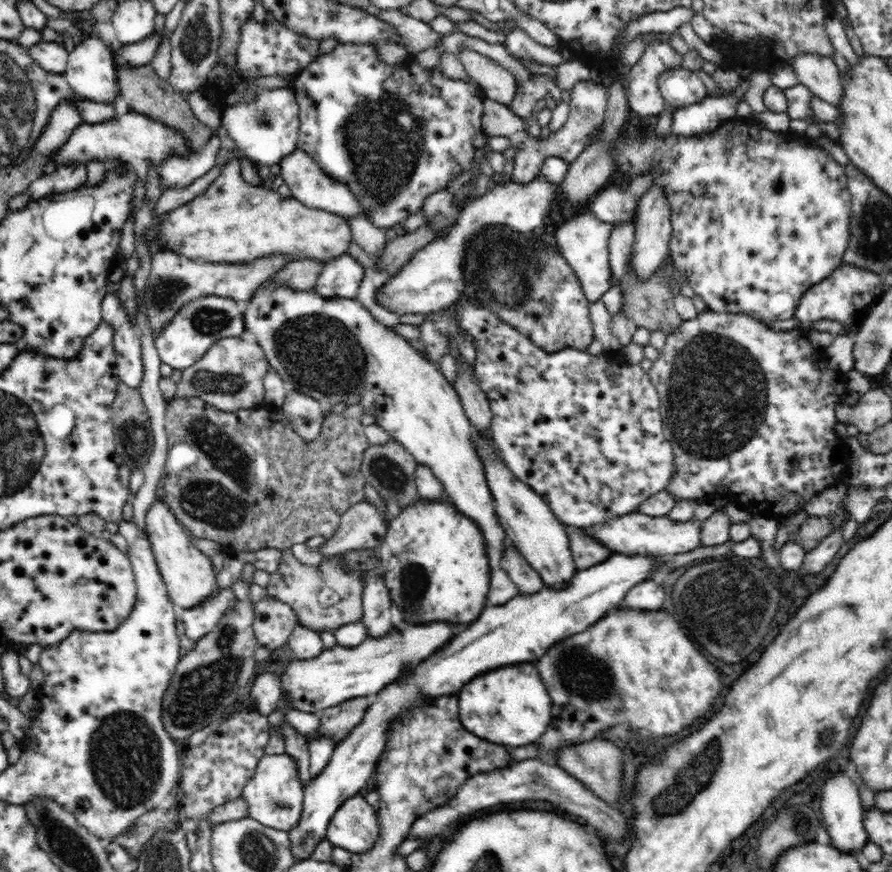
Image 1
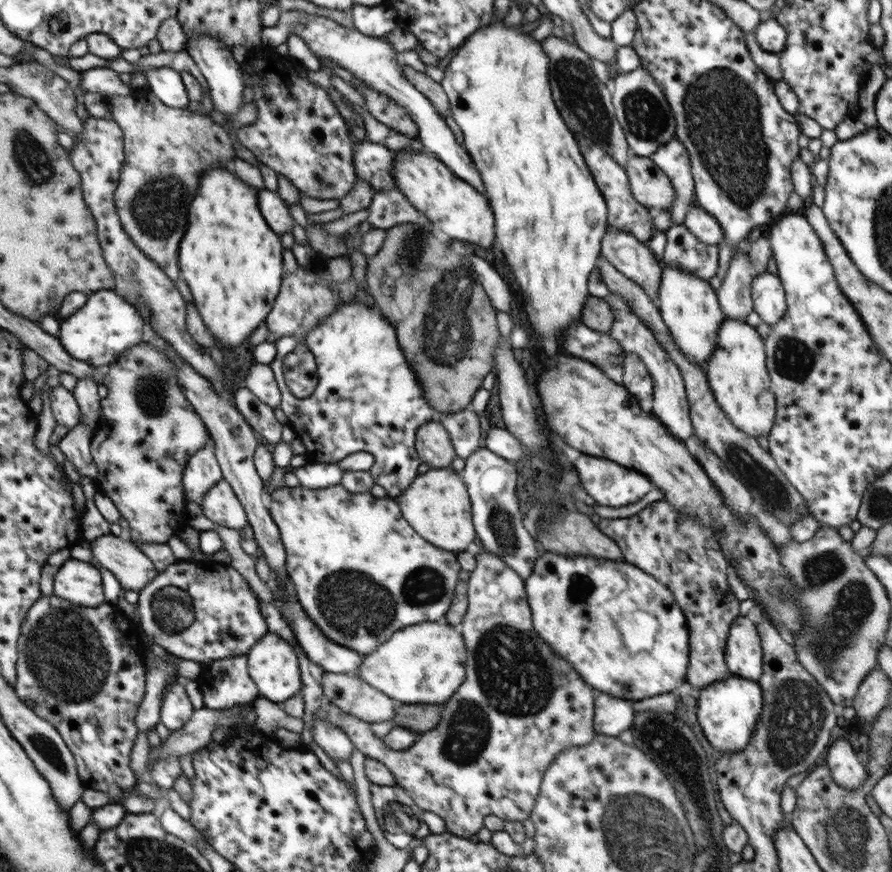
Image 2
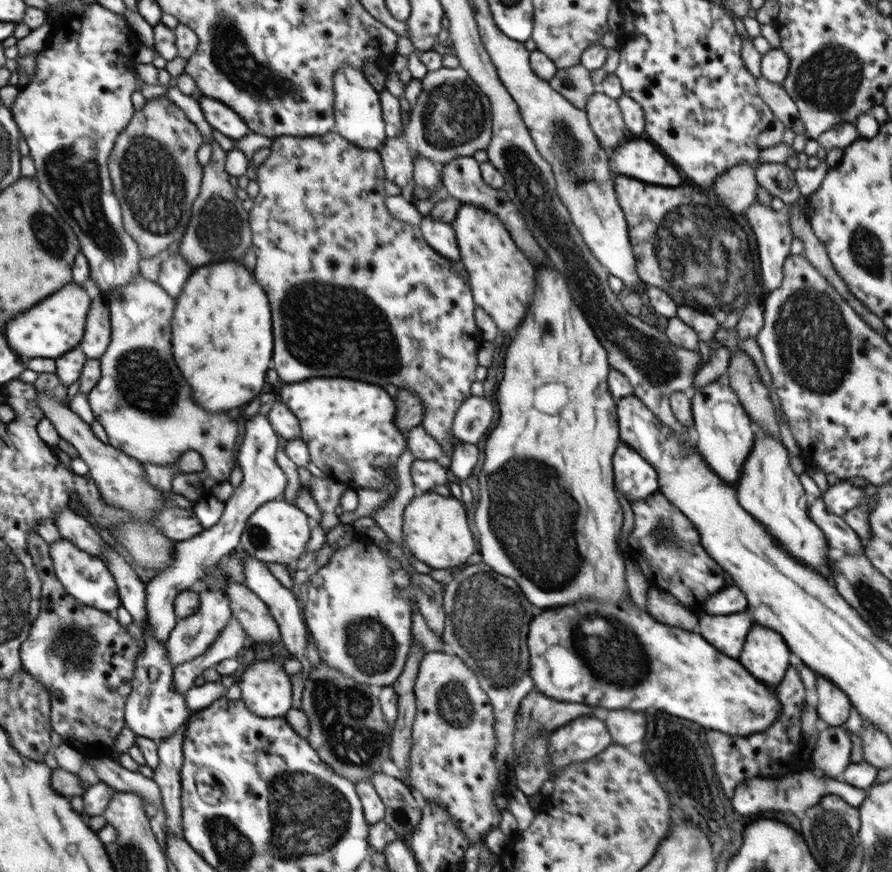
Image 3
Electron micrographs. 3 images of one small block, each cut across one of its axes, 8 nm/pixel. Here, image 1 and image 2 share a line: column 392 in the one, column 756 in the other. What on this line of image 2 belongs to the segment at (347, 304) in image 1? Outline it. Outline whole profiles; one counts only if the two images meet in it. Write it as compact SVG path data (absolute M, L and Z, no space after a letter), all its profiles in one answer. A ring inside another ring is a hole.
M726 318L717 332L717 348L704 370L714 399L724 415L738 431L754 438L769 437L776 415L776 400L770 390L764 341L753 326L741 320Z

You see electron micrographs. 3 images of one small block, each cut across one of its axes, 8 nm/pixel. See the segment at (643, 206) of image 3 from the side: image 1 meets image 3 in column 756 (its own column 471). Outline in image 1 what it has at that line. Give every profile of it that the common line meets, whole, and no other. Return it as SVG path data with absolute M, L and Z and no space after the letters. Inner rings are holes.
M487 226L472 236L466 250L467 290L473 295L473 302L478 307L490 310L516 331L529 337L529 339L544 352L558 352L564 348L576 348L586 352L586 348L594 339L593 324L589 306L591 302L586 298L582 285L566 262L566 259L556 249L547 235L532 232L514 232L507 226ZM533 234L540 244L532 246Z

